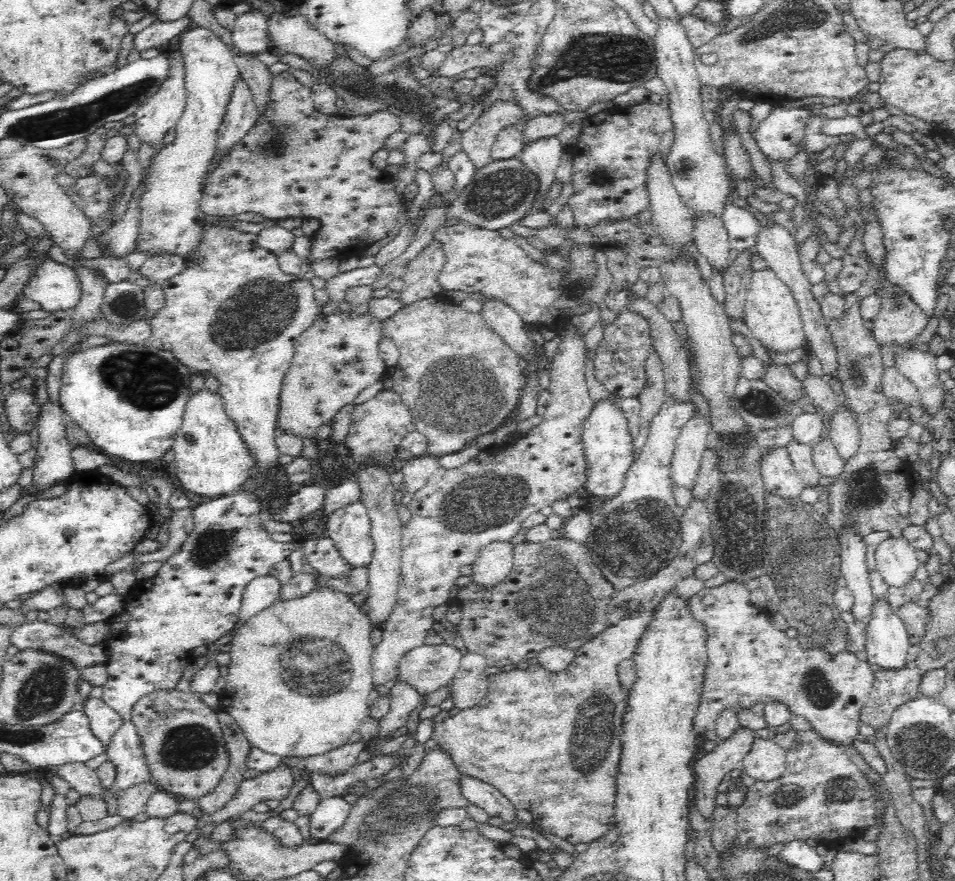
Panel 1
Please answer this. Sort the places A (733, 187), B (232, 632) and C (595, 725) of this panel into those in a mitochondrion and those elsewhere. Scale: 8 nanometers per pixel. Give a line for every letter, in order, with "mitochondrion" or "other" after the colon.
A: other
B: other
C: mitochondrion

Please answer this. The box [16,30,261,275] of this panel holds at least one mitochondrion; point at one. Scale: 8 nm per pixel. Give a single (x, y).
(79, 67)

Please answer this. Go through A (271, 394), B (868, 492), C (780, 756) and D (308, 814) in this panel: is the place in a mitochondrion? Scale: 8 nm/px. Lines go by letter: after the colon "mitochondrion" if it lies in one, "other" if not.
A: other
B: mitochondrion
C: other
D: other

